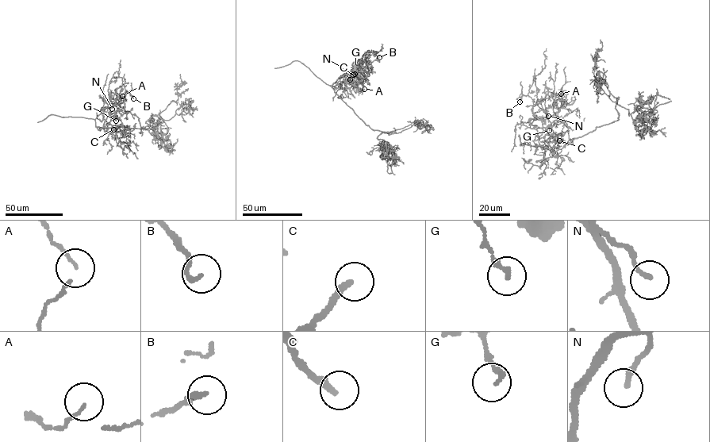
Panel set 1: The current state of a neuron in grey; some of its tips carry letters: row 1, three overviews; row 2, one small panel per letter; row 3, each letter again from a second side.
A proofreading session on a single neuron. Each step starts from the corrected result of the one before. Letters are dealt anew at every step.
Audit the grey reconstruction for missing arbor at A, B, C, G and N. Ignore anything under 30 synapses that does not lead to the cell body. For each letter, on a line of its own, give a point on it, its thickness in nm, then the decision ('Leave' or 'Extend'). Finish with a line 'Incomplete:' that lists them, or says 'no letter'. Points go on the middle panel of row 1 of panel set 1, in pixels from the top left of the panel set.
A: Place: (364, 89). Thickness 70 nm. Leave
B: Place: (379, 57). Thickness 190 nm. Leave
C: Place: (350, 79). Thickness 240 nm. Extend
G: Place: (354, 74). Thickness 160 nm. Leave
N: Place: (353, 74). Thickness 190 nm. Extend
Incomplete: C, N

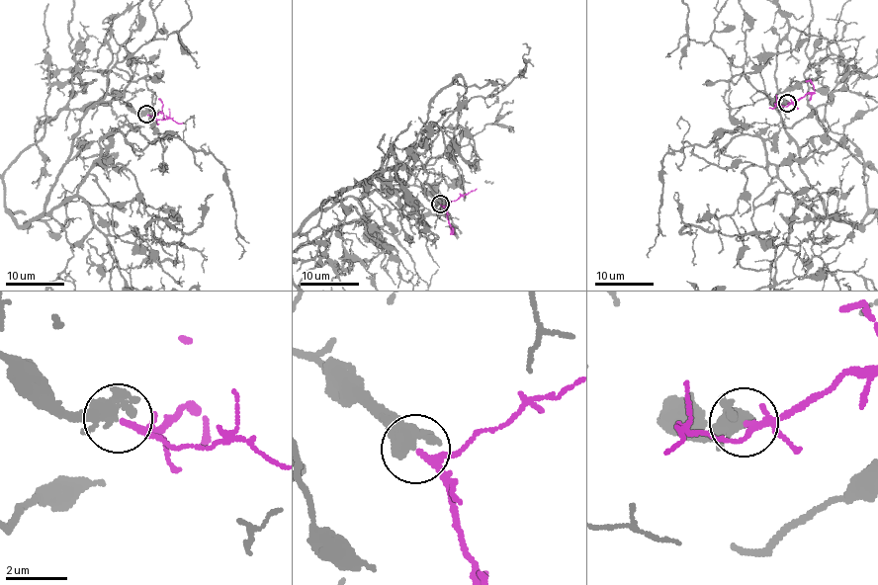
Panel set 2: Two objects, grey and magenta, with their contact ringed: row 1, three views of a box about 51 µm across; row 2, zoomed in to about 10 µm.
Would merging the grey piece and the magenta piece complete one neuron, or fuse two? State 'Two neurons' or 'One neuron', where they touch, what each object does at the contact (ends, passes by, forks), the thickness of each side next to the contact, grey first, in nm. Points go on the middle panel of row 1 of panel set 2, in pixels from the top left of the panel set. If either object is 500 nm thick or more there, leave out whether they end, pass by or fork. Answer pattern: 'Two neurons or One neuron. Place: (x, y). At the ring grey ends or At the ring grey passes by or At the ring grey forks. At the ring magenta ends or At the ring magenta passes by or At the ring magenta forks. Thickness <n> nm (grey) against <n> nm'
One neuron. Place: (440, 204). At the ring grey forks. At the ring magenta passes by. Thickness 360 nm (grey) against 150 nm

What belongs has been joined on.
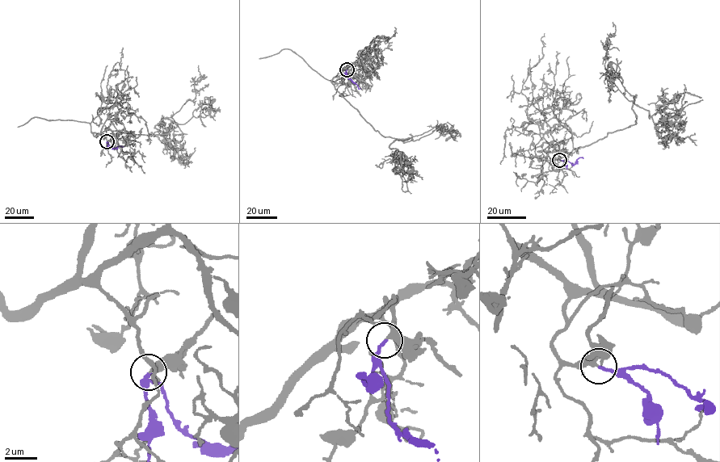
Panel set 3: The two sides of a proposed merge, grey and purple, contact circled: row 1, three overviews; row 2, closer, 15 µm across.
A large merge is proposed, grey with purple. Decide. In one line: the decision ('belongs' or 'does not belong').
belongs

